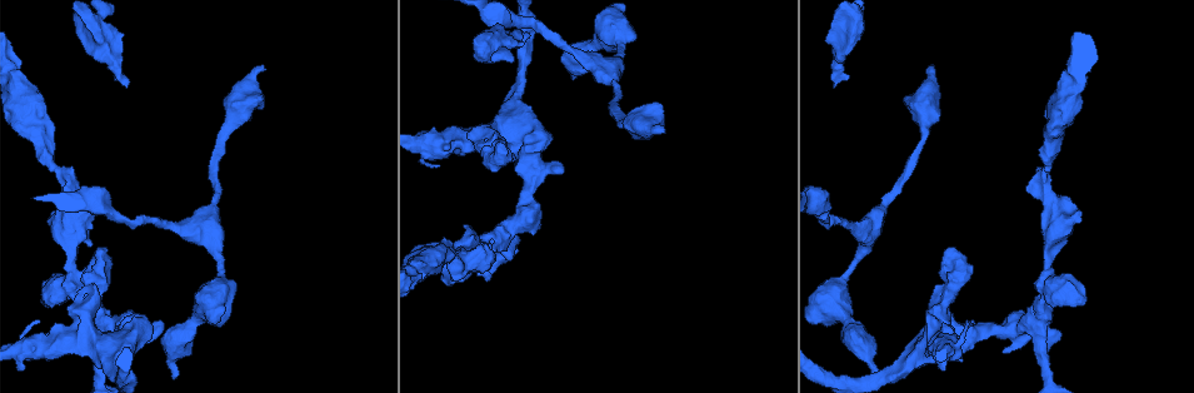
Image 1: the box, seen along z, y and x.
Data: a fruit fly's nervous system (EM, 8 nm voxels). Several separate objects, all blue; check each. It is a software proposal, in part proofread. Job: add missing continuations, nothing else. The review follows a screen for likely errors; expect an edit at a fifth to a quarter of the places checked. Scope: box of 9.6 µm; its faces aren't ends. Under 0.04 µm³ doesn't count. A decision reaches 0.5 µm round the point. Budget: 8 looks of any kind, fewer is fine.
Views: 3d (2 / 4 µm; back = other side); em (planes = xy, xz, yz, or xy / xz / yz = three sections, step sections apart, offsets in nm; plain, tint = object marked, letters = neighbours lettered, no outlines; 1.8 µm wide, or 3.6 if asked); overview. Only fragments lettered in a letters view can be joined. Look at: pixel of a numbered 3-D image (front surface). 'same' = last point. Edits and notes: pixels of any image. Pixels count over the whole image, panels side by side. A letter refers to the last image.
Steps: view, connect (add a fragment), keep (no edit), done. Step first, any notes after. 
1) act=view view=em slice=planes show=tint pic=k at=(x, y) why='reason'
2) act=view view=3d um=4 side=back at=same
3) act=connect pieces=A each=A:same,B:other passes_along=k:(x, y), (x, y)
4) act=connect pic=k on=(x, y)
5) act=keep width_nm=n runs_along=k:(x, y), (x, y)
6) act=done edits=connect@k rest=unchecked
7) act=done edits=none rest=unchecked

act=view view=3d um=4 pic=1 at=(72, 284) why='thick turns thin'

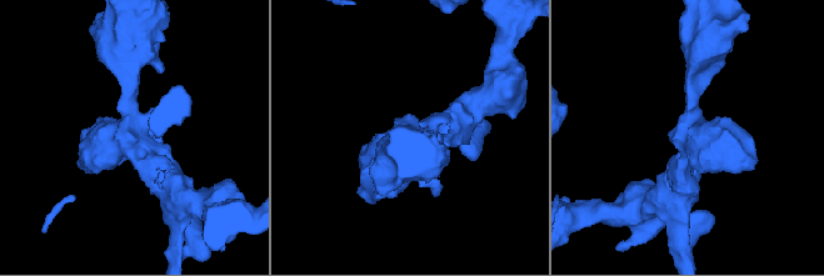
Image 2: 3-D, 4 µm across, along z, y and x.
act=view view=em slice=xz step=4 show=tint pic=2 at=(135, 132) why='shape alone is not enough'

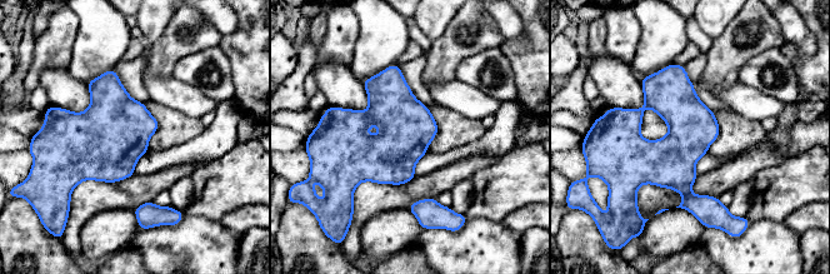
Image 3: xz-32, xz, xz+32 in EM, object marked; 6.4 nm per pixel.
act=view view=em slice=planes show=letters at=same

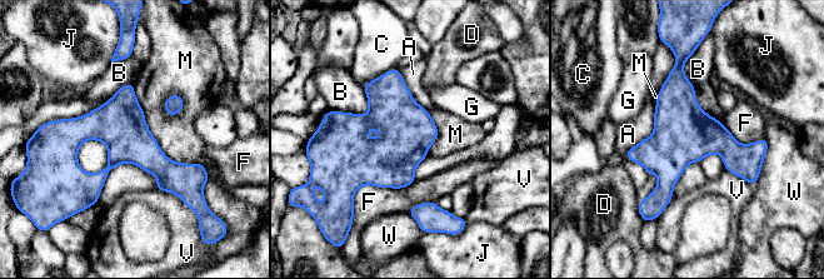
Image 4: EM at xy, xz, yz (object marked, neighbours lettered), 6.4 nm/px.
act=keep each=A:other,B:other,C:other,D:other,F:other,G:other,J:other,M:other,V:other,W:other found='no lettered fragment goes on from it'

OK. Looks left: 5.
act=view view=em slice=planes show=tint pic=1 at=(417, 266) why='sudden change in width'

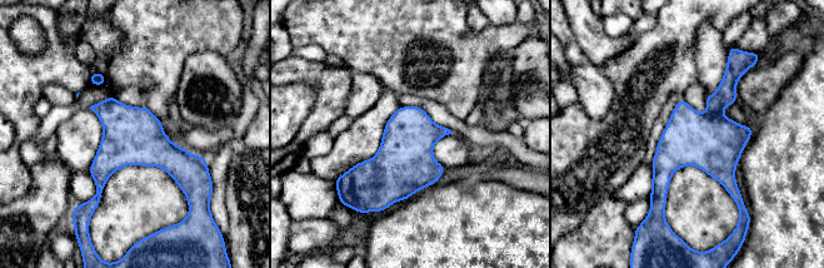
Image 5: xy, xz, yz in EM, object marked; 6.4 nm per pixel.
act=view view=em slice=planes show=letters at=same why='what lies round it'

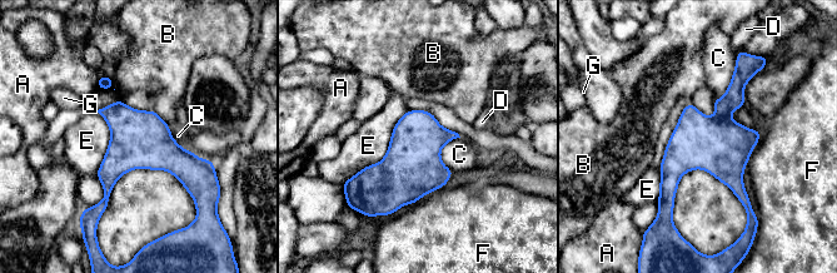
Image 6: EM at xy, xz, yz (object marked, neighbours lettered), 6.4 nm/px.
act=keep each=A:other,B:other,C:other,D:other,E:other,F:other,G:other runs_along=6:(737, 75), (662, 204) found='no lettered fragment goes on from it'

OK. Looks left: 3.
act=view view=em slice=planes show=letters pic=1 at=(933, 69) why='long arm stops here'

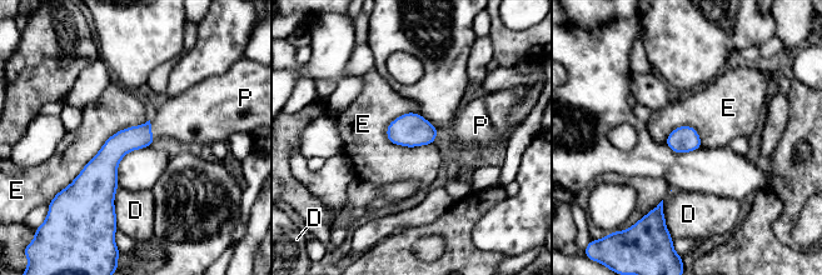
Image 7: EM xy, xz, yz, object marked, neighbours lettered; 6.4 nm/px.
act=connect pieces=P each=D:other,E:other,P:same found='it goes on there'

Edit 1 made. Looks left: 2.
act=done edits=connect@7 rest=unchecked

